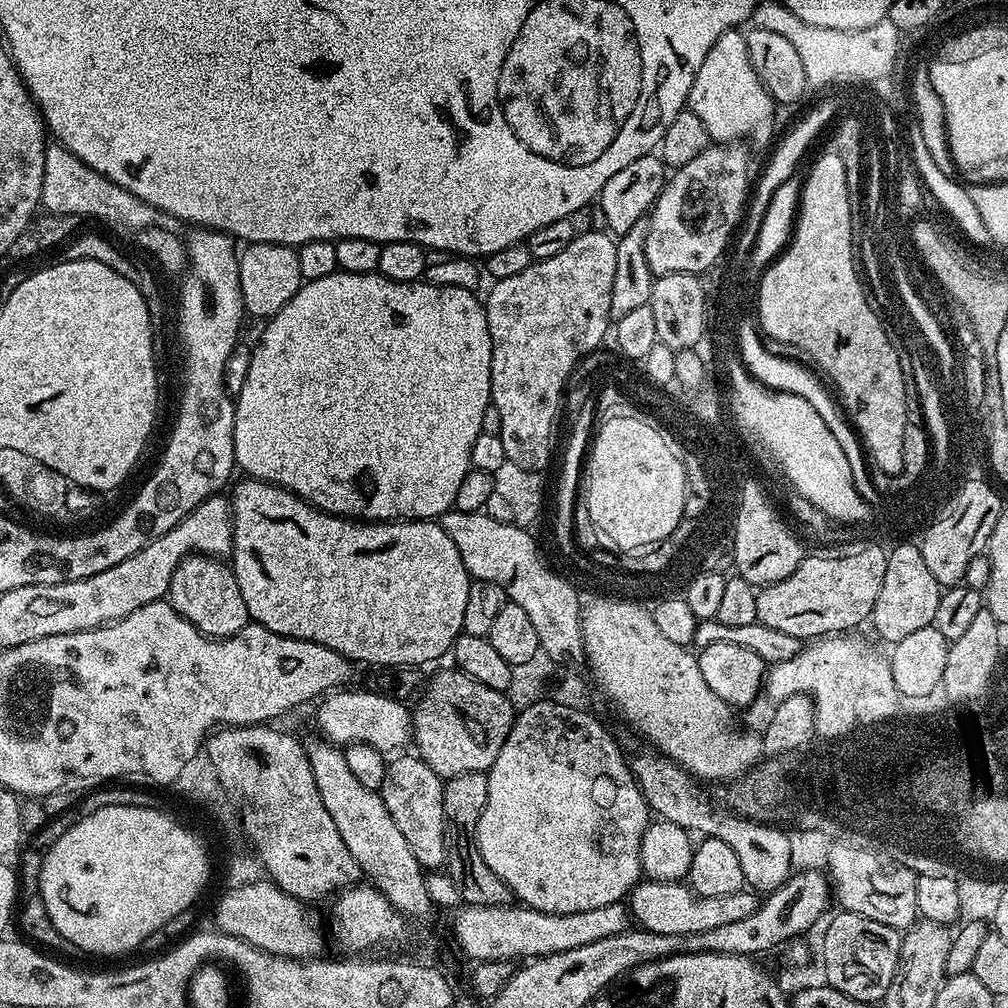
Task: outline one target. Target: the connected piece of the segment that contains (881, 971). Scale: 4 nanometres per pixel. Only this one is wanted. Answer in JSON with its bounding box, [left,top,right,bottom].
[823,911,901,1006]

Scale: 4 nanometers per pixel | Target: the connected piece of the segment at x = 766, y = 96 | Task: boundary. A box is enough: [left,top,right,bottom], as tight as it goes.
[687,31,774,144]

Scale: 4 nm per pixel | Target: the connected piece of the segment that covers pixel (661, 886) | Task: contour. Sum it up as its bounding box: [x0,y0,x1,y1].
[626,879,761,934]

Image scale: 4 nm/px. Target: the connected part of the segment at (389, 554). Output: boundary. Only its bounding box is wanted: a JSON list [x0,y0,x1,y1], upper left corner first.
[230,478,473,669]

